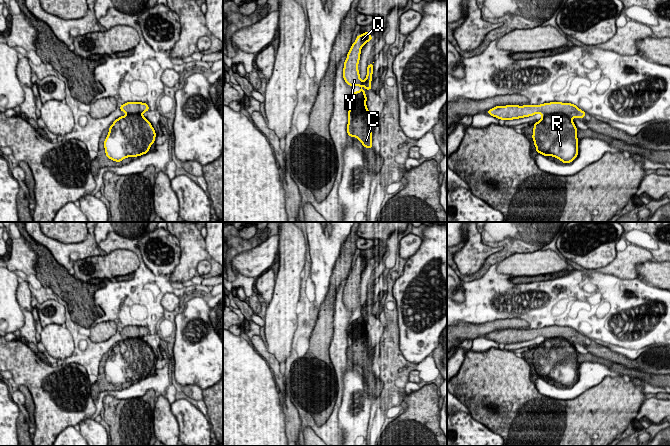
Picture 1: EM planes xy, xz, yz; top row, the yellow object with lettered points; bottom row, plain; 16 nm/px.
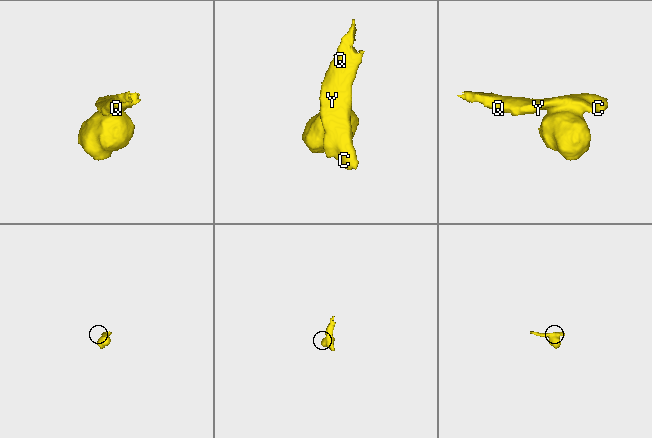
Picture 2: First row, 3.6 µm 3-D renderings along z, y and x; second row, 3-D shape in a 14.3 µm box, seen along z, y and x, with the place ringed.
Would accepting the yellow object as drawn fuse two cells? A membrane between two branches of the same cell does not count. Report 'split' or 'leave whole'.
split

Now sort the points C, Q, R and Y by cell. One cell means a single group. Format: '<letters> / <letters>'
C Q Y / R

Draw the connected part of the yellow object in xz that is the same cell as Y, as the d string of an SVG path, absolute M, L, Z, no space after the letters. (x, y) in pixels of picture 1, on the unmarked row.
M368 255L361 259L357 259L356 265L352 268L351 273L348 275L346 285L343 287L343 303L347 309L359 310L360 315L353 316L352 327L355 323L358 325L367 325L365 314L371 314L371 305L373 303L373 287L368 288L367 299L364 305L361 304L358 288L360 284L360 278L362 271L368 266L373 264Z

